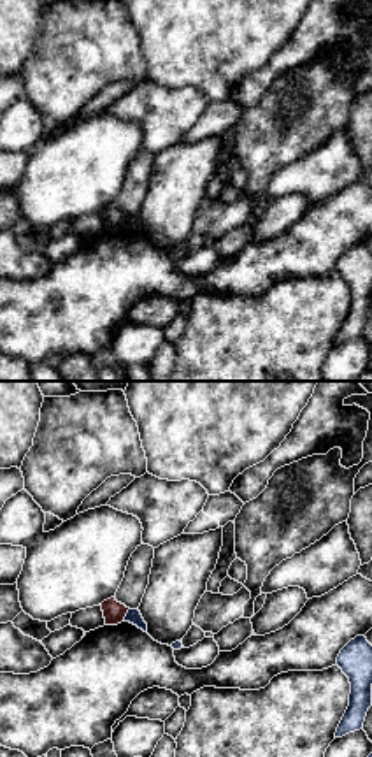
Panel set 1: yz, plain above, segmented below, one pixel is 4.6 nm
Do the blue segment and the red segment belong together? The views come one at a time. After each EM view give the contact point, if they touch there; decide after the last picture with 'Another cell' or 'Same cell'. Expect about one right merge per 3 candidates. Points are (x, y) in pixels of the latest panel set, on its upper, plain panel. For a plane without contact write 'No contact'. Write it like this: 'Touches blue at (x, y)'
Touches blue at (127, 222)

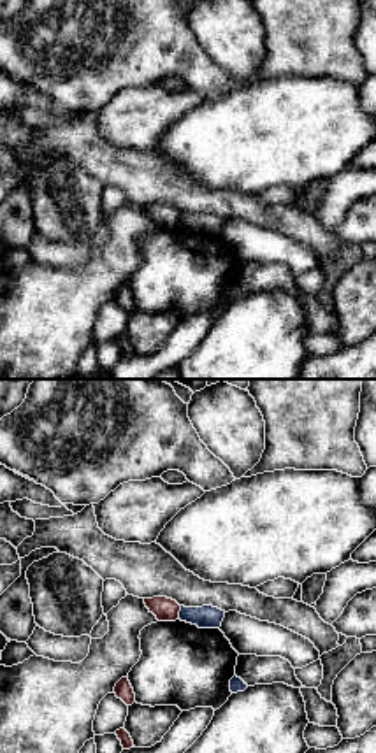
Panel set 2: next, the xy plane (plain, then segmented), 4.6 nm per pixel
Touches blue at (180, 220)

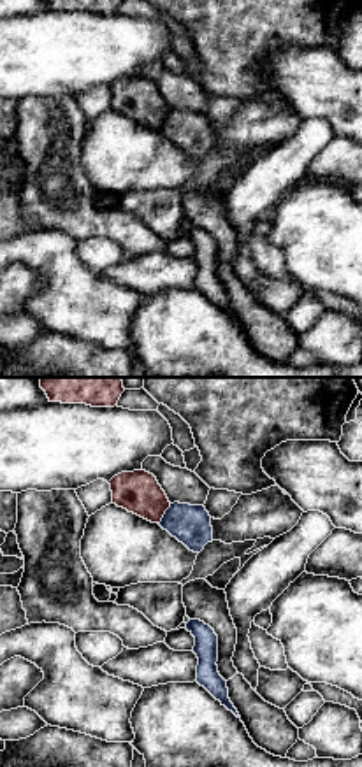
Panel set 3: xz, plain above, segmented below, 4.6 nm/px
Touches blue at (164, 121)

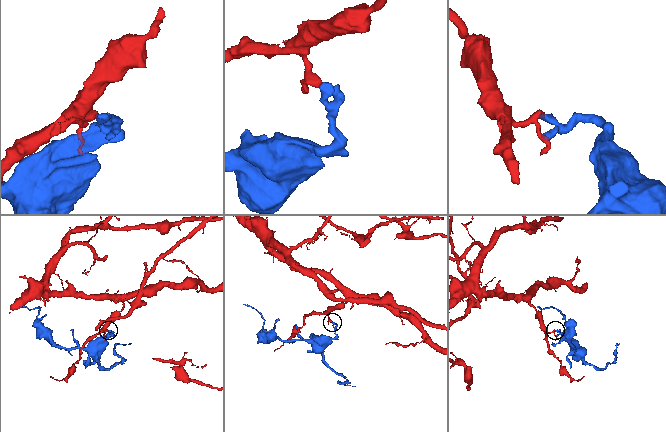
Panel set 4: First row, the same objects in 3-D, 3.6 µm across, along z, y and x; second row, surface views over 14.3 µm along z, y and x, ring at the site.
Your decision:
Another cell

